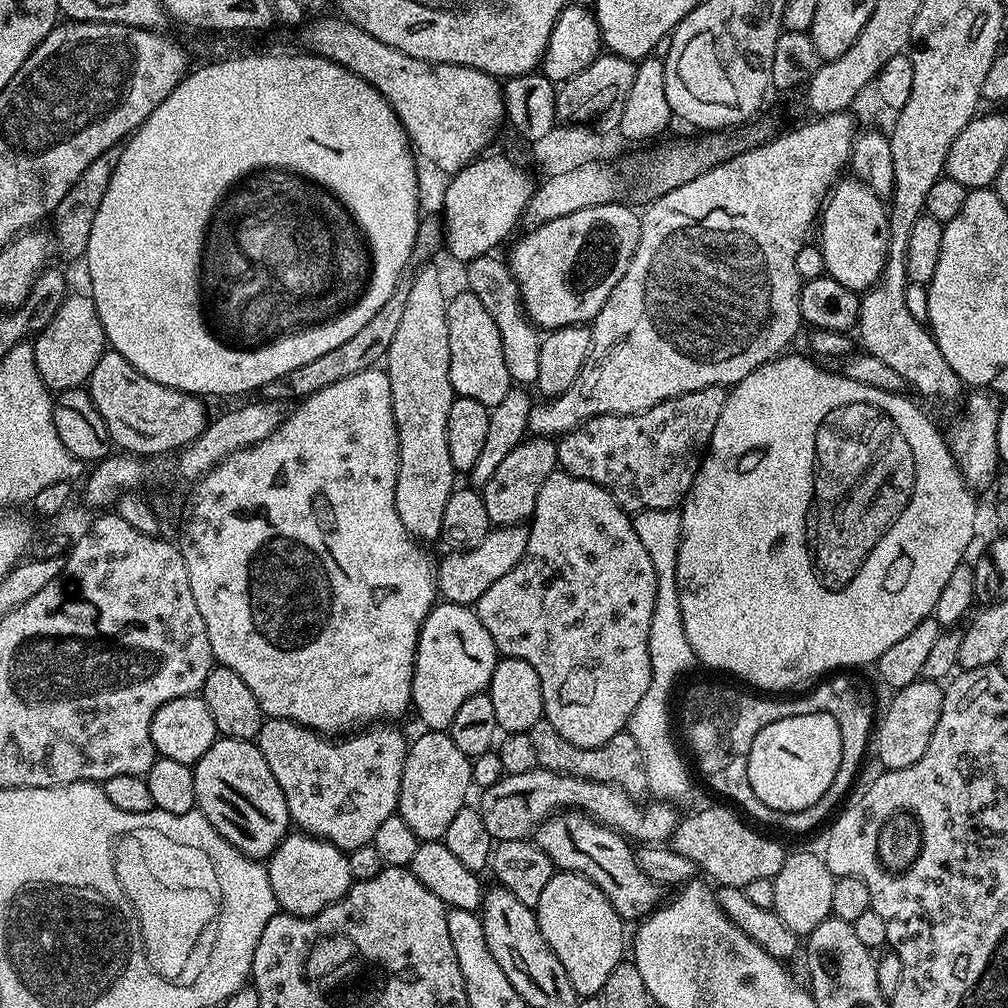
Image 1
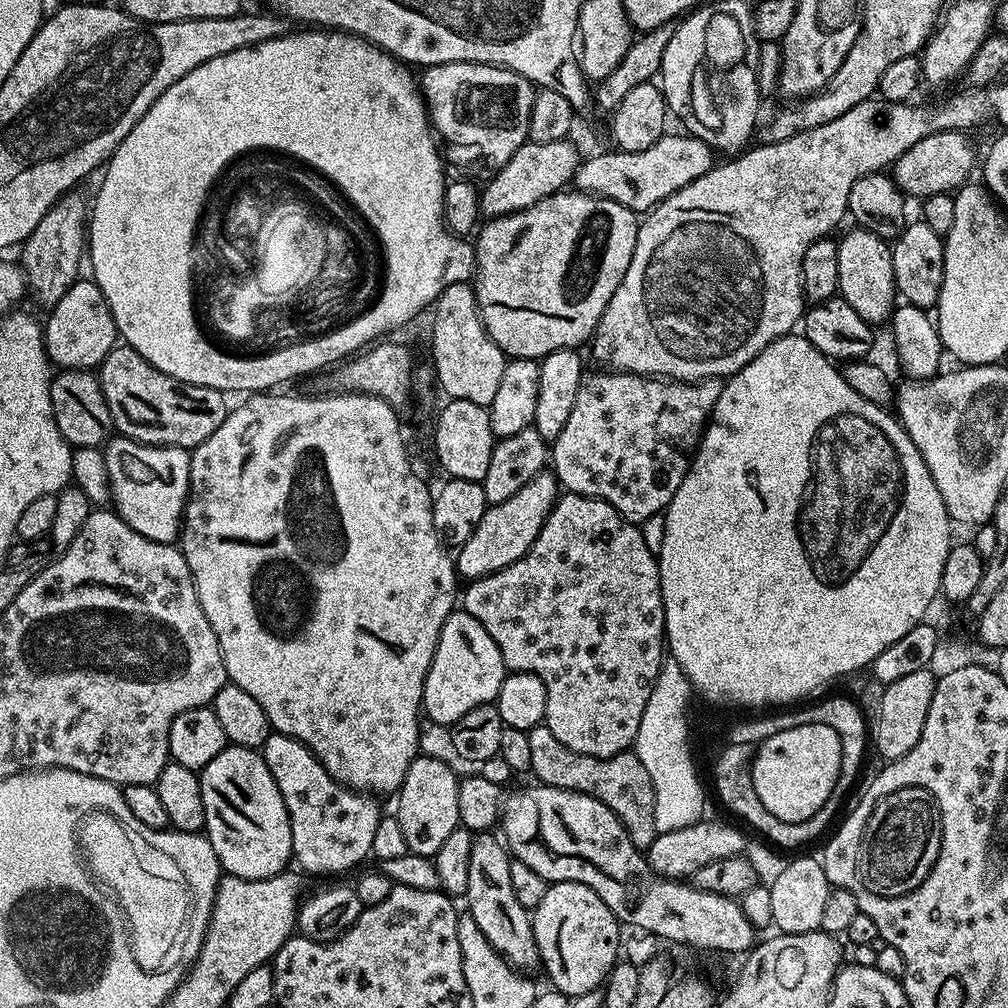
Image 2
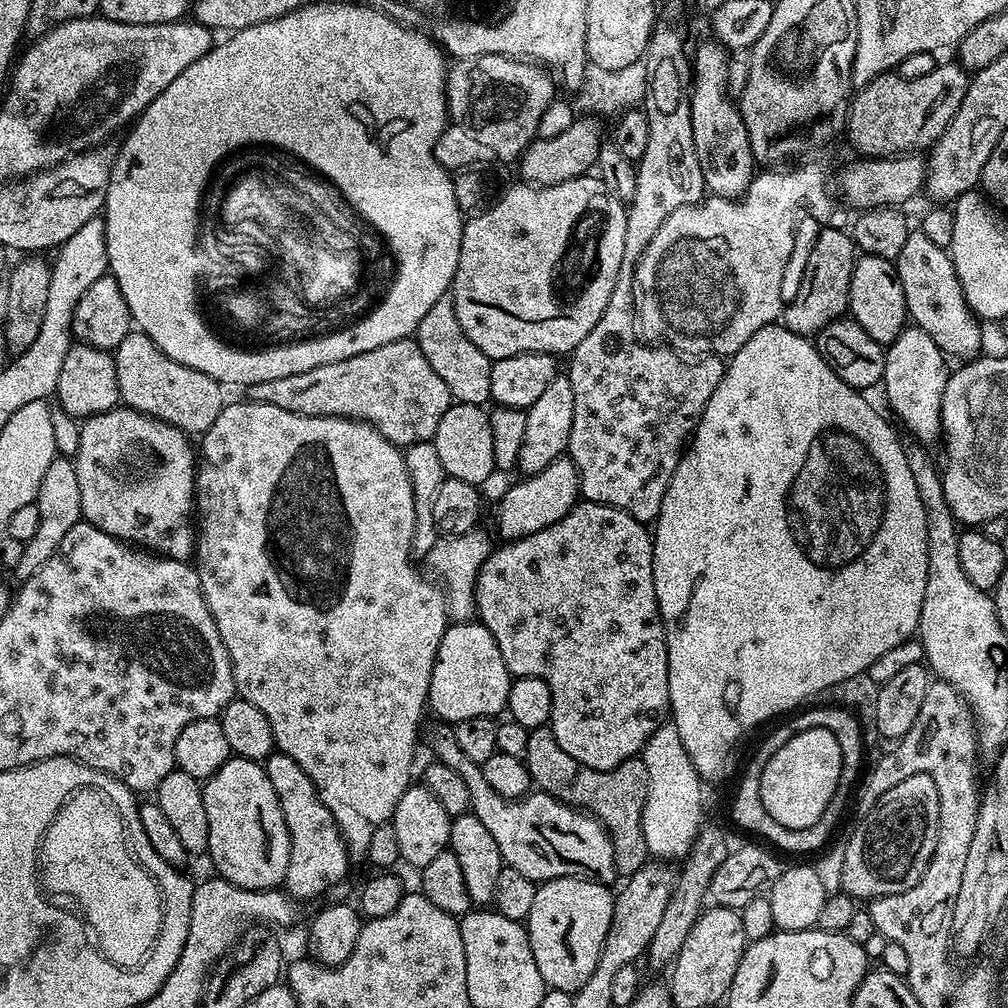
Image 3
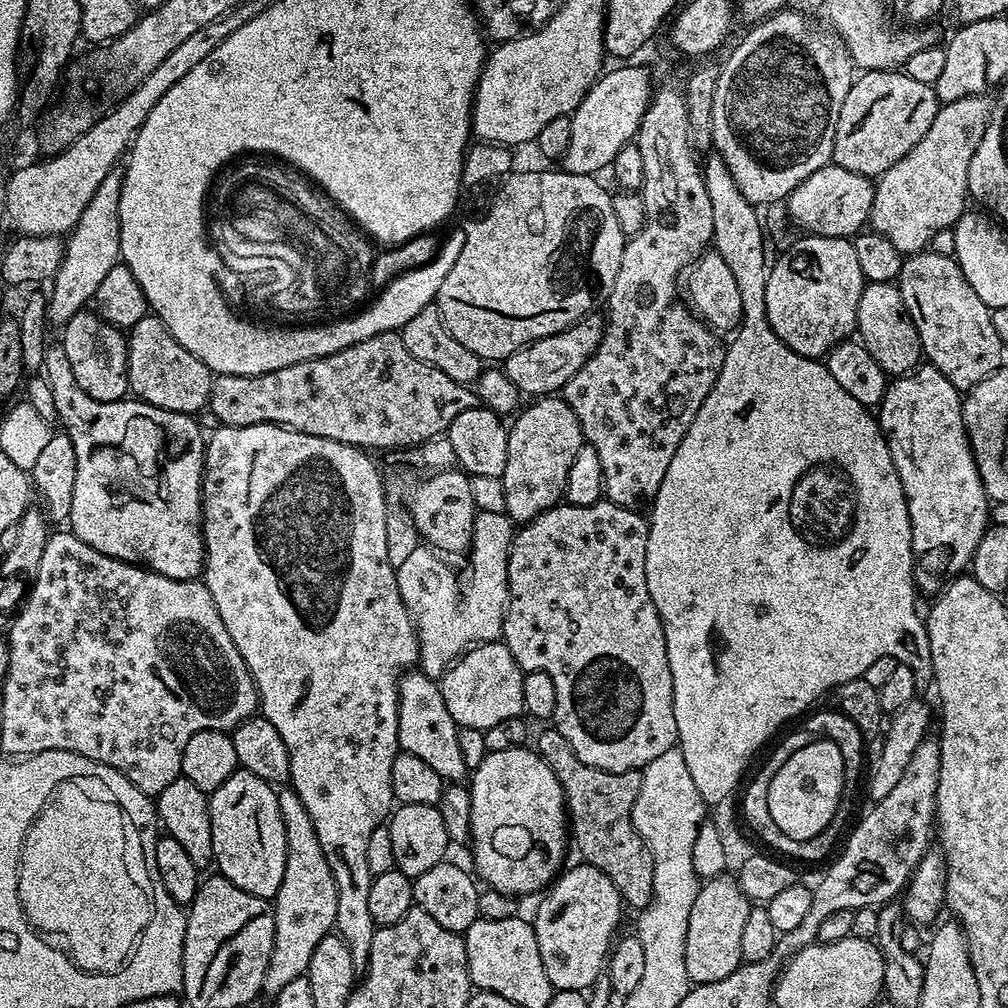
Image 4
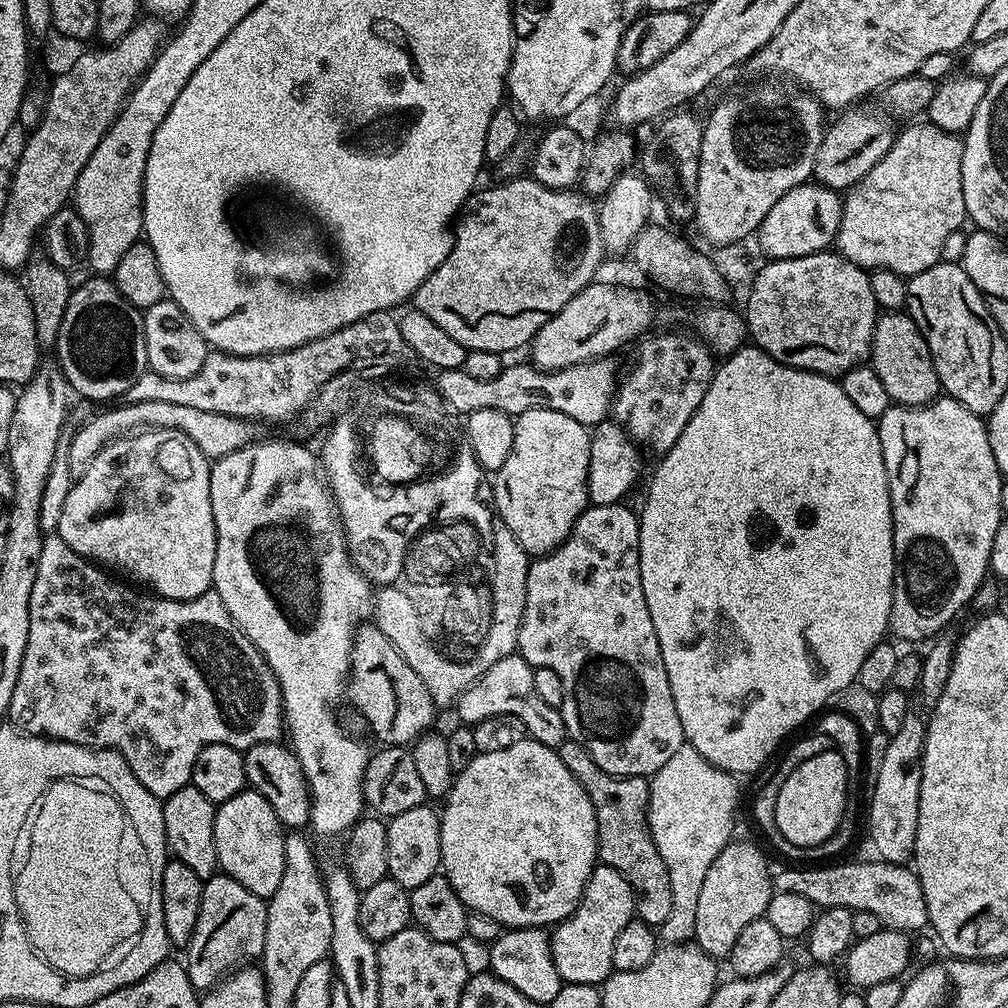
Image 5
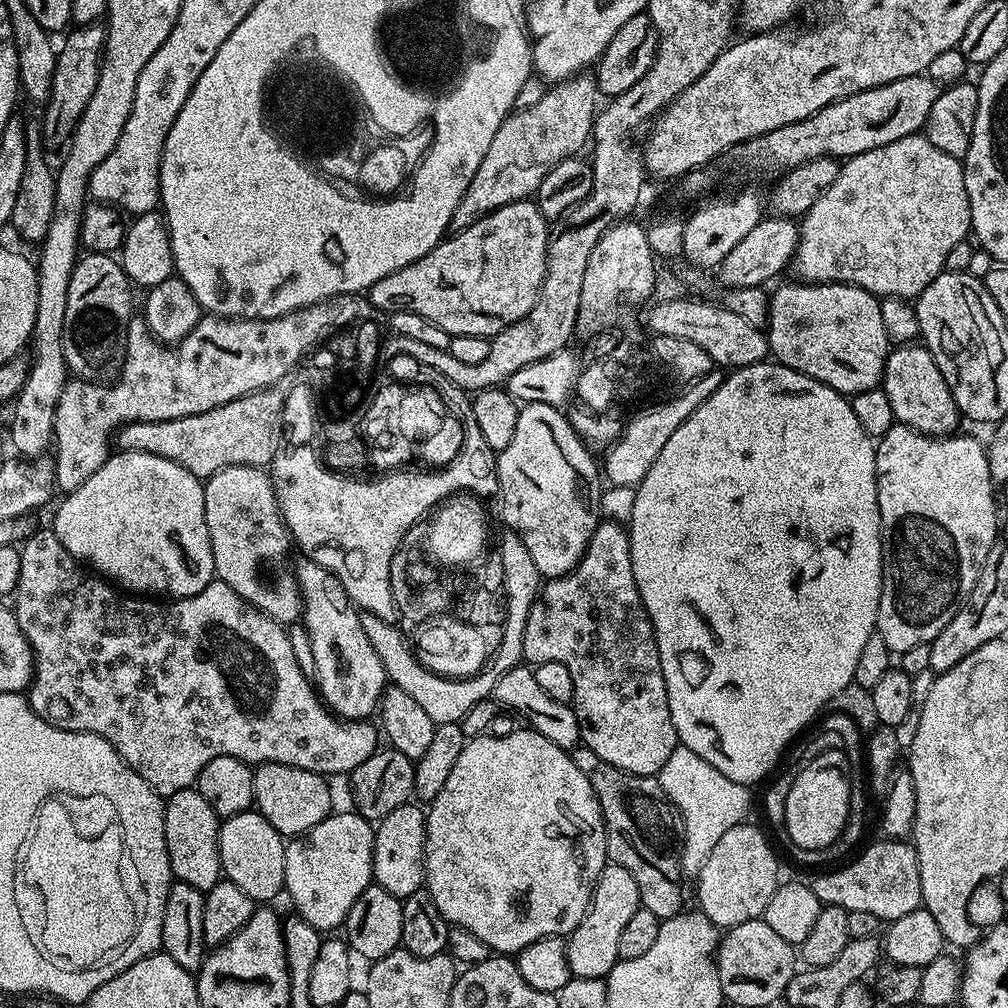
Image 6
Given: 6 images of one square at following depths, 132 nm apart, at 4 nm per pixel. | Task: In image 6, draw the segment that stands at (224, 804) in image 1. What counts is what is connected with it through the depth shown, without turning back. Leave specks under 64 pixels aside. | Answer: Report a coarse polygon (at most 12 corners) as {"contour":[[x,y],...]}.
{"contour":[[260,812],[227,817],[223,879],[254,902],[284,892],[285,837]]}

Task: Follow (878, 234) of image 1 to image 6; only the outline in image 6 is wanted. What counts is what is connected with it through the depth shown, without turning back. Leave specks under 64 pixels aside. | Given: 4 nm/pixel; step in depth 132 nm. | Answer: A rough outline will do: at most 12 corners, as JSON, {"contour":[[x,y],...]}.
{"contour":[[920,342],[893,347],[882,387],[897,421],[950,436],[962,420]]}

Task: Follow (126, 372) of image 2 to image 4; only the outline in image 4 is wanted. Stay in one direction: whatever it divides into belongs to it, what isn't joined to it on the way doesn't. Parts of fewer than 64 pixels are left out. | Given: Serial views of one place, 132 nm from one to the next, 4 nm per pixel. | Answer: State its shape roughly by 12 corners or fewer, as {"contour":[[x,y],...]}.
{"contour":[[144,316],[127,338],[135,399],[208,408],[214,373]]}

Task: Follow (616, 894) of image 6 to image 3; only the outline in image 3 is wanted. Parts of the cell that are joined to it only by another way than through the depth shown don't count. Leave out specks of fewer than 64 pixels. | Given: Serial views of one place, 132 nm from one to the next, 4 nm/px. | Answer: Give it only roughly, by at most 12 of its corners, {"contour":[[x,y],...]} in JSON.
{"contour":[[580,876],[537,887],[526,927],[549,989],[594,974],[614,892]]}

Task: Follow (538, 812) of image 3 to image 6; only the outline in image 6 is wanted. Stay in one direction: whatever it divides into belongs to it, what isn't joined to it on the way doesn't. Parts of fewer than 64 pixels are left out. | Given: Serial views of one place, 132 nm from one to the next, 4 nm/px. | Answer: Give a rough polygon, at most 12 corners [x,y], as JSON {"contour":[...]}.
{"contour":[[294,571],[318,695],[368,720],[389,678],[333,572]]}

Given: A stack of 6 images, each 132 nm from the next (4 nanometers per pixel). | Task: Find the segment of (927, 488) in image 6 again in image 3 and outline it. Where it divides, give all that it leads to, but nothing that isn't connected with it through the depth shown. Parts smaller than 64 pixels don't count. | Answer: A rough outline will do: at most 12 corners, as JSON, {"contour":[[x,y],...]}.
{"contour":[[905,326],[884,353],[884,396],[903,431],[942,436],[949,361]]}

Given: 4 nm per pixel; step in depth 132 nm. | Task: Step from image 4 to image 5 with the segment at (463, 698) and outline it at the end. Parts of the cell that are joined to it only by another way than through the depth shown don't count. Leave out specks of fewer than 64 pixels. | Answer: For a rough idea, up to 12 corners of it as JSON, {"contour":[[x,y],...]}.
{"contour":[[518,654],[494,662],[454,705],[457,721],[521,720],[531,739],[569,739]]}

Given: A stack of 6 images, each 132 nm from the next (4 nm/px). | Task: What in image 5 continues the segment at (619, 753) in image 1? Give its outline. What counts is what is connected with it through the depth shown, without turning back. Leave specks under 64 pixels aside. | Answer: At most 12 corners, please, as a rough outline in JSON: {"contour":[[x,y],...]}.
{"contour":[[558,749],[592,799],[599,863],[630,882],[636,916],[670,918],[670,870],[648,829],[649,781]]}

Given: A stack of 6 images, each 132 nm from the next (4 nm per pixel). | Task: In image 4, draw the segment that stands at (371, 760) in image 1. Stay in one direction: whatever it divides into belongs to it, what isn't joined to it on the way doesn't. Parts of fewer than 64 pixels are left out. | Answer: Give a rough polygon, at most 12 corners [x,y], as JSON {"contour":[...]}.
{"contour":[[291,786],[286,870],[274,897],[272,998],[335,929],[334,874]]}

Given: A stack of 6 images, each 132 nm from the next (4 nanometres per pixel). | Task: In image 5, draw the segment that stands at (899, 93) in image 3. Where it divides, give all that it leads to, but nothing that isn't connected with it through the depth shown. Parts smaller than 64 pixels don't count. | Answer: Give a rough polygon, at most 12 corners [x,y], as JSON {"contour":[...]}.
{"contour":[[849,106],[825,127],[812,180],[854,187],[898,132],[893,117]]}

